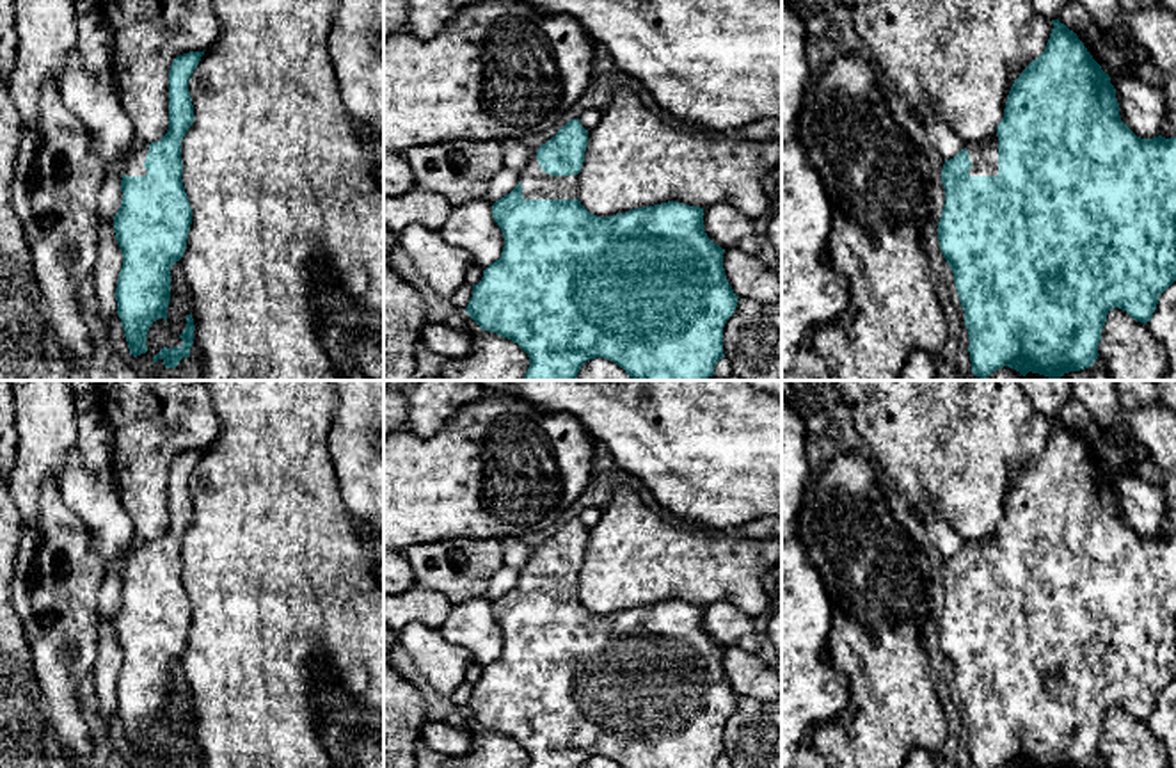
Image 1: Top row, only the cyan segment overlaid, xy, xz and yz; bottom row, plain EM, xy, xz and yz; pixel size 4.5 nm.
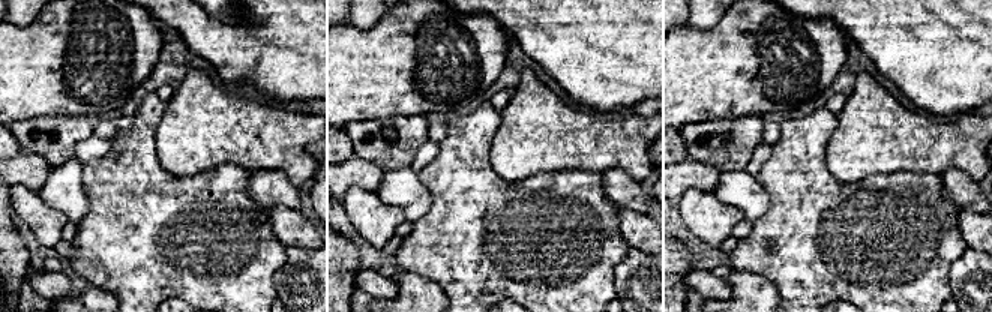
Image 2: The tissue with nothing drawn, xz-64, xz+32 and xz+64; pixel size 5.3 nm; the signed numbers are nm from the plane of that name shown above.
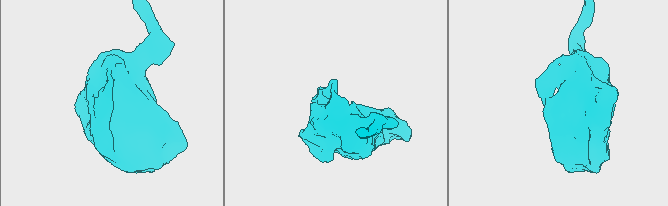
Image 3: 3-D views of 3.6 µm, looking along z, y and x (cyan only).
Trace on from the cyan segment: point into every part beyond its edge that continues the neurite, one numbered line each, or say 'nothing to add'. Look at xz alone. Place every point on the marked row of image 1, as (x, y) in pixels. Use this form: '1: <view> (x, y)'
1: xz (535, 184)

